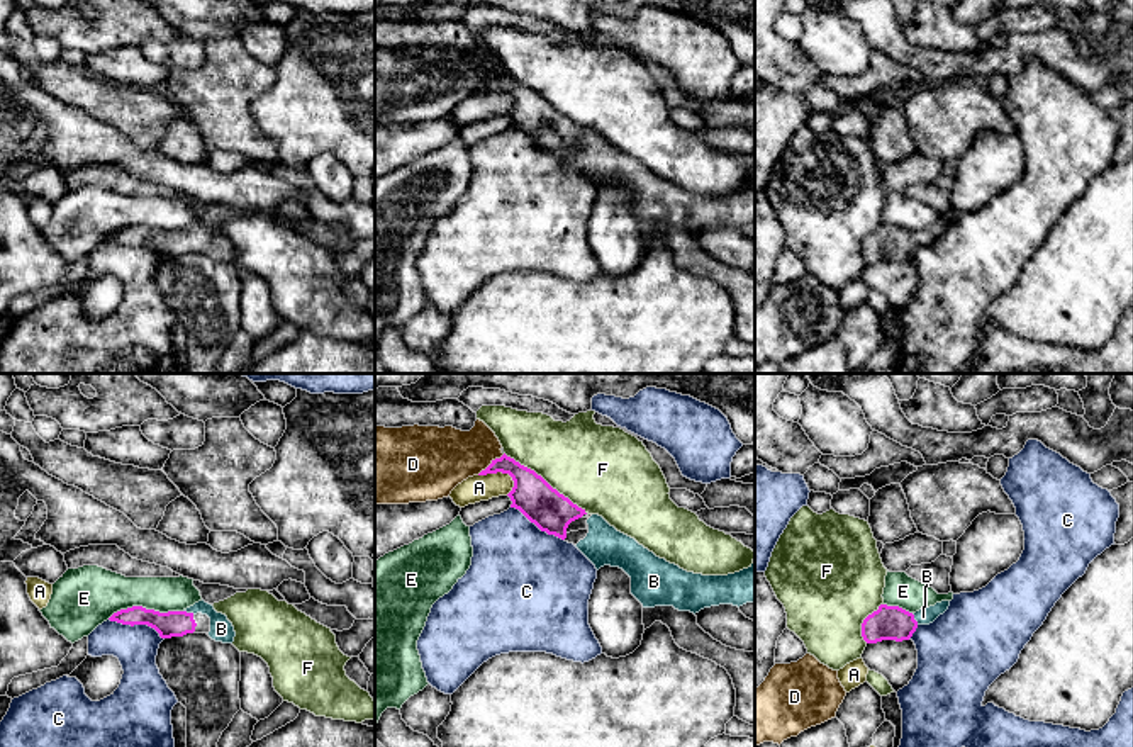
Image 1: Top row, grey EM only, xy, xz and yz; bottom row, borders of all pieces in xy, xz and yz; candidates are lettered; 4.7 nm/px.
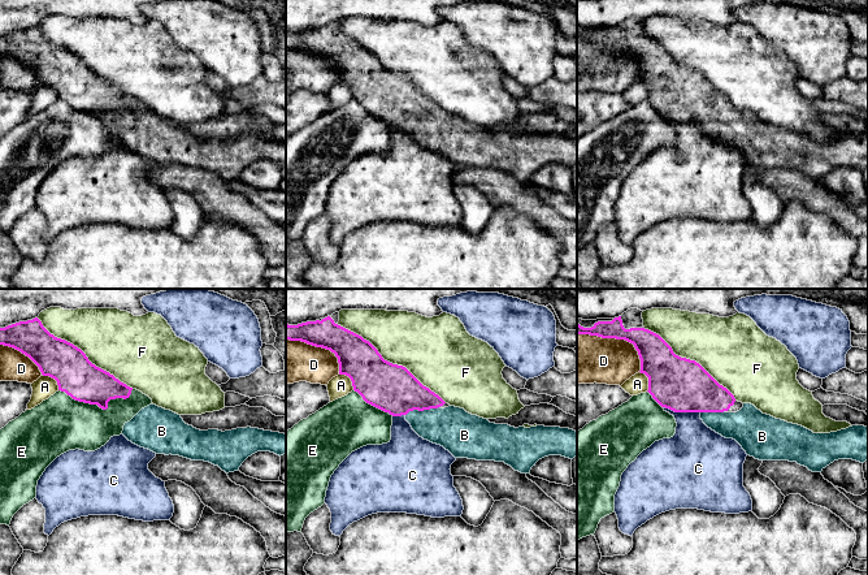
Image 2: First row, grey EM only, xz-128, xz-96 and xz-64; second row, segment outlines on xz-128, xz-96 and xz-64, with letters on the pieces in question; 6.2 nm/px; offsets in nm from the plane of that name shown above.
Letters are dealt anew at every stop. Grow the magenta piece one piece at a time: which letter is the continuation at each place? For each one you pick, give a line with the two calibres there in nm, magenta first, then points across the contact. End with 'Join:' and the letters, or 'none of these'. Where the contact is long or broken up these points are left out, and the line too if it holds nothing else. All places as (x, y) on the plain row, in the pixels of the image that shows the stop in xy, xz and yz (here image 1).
B: calibres 160 and 80 nm; way yz (889, 241), (913, 238), (923, 236)
Join: B

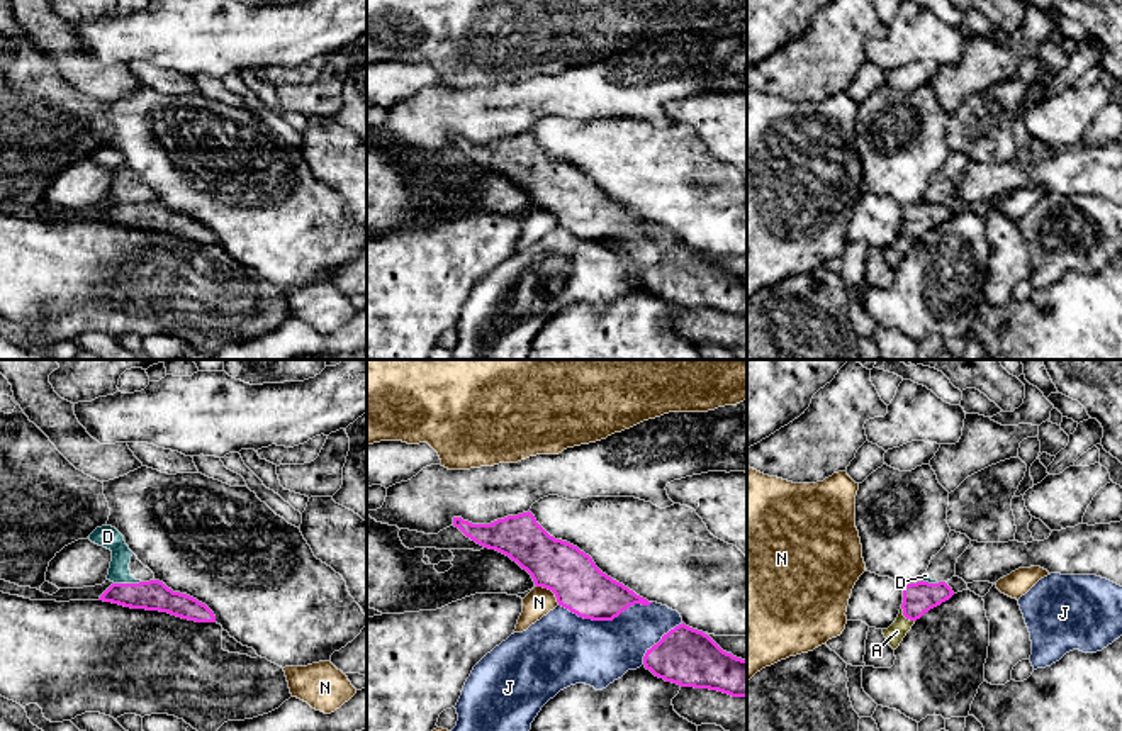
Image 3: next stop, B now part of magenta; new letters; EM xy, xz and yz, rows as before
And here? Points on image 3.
A: calibres 150 and 90 nm
Join: A

